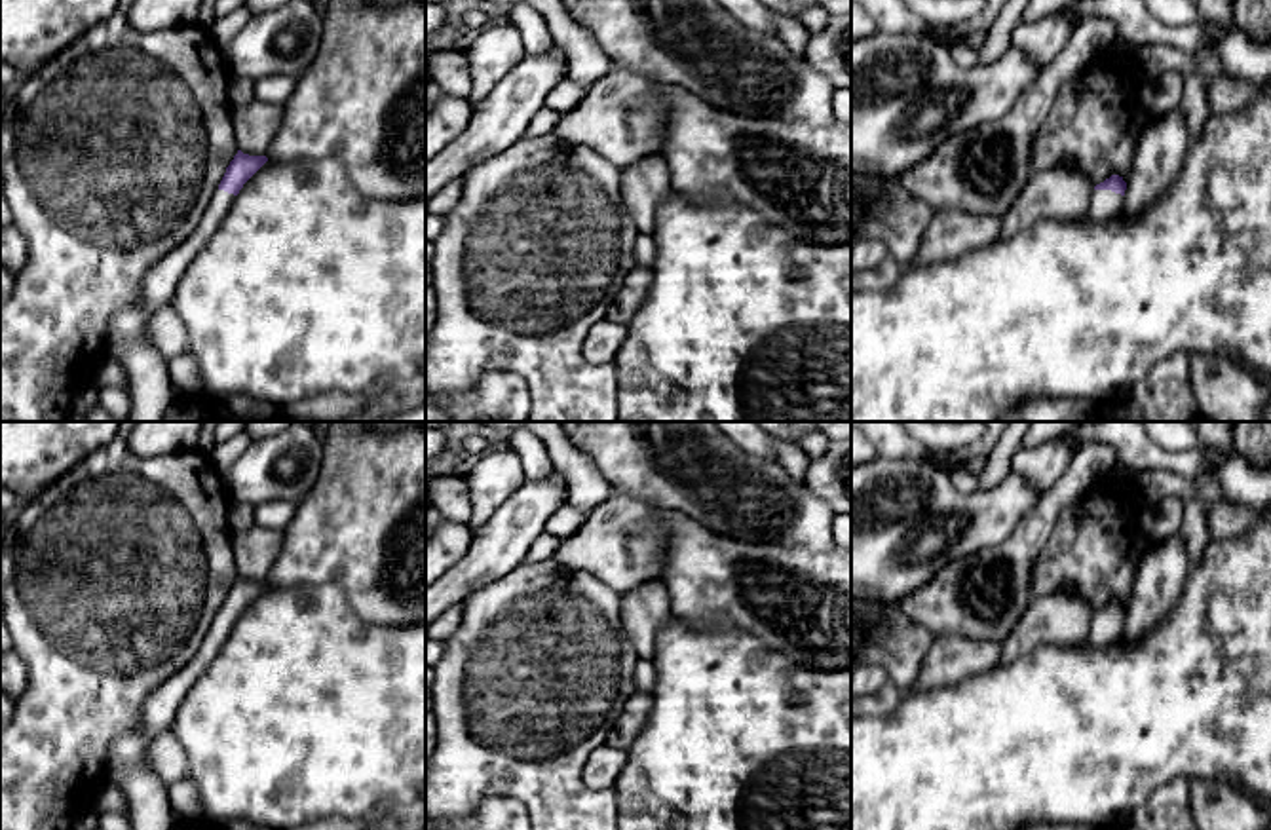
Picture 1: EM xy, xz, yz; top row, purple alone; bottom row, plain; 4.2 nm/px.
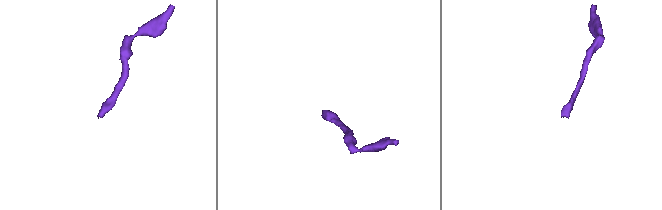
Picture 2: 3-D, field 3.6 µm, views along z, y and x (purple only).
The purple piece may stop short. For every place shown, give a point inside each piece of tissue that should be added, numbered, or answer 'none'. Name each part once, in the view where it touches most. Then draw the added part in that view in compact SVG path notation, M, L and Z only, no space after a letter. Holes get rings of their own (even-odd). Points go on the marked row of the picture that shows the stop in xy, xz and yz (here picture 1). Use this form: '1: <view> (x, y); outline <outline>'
1: yz (1104, 206); outline M1092 190L1087 218L1091 222L1110 222L1121 215L1123 196L1111 190Z

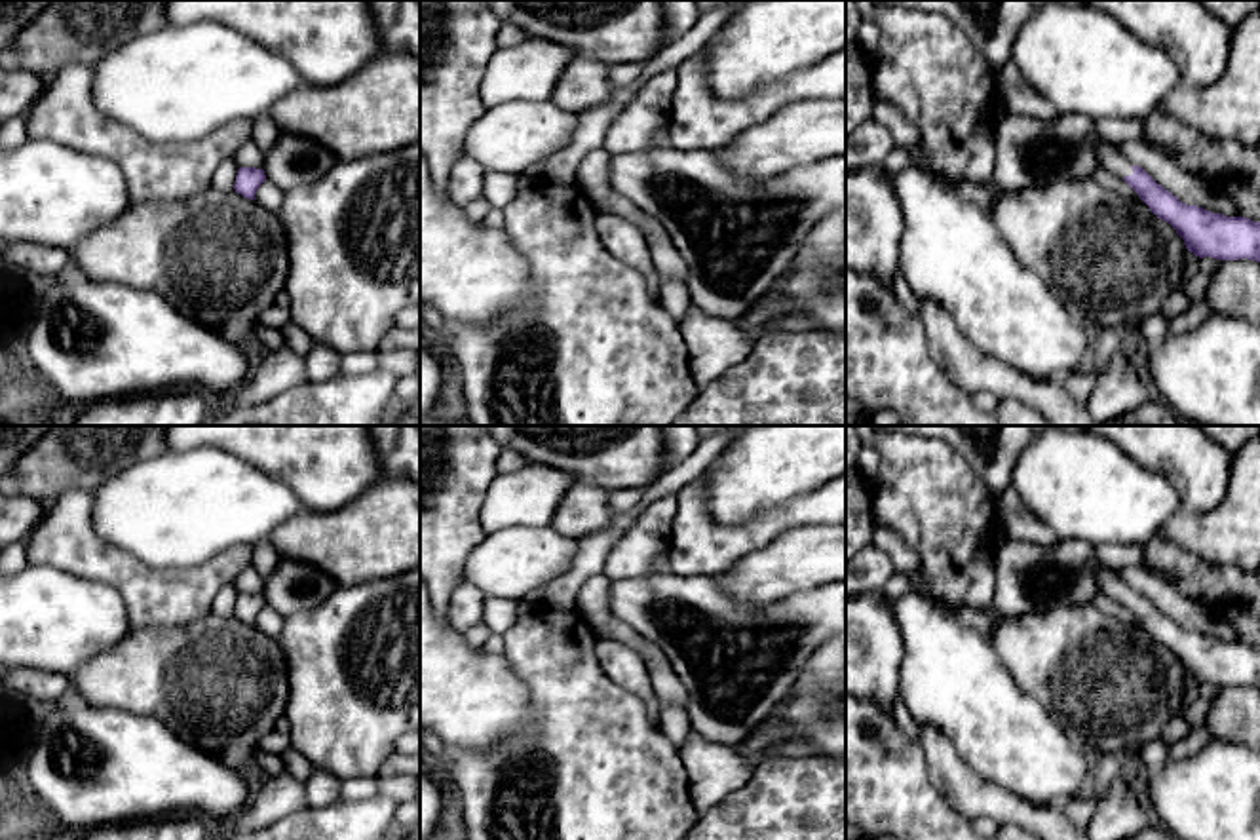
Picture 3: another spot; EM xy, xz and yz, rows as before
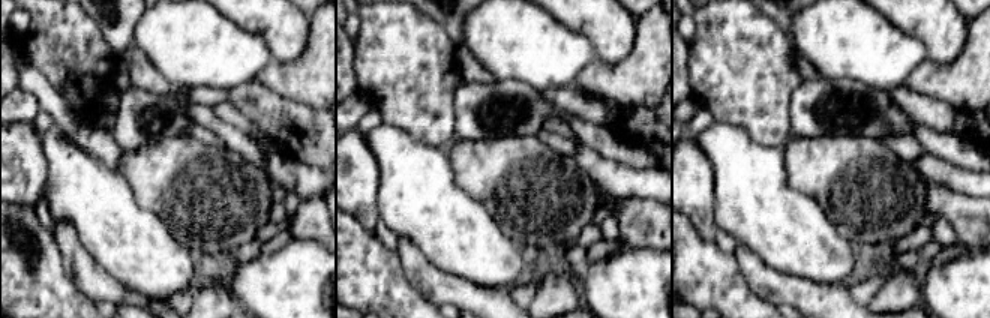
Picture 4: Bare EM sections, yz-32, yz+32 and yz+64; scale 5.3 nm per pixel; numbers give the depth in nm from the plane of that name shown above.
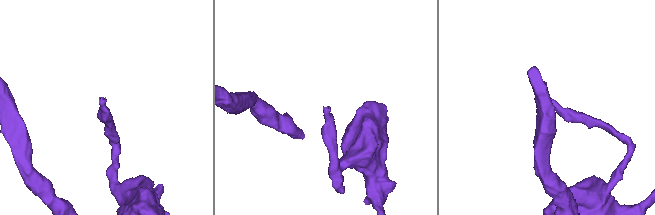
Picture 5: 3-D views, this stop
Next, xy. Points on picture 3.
none

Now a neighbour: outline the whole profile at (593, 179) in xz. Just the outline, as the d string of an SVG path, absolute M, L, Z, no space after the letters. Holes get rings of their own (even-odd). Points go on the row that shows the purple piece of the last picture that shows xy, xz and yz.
M604 148L587 152L578 167L576 184L599 211L623 217L639 226L642 222L642 211L618 194L610 184L610 158L612 154Z

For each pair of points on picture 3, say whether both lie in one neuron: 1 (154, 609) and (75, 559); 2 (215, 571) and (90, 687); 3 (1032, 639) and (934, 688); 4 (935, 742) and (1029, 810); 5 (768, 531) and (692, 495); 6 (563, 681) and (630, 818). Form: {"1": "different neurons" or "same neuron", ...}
{"1": "same neuron", "2": "different neurons", "3": "different neurons", "4": "same neuron", "5": "same neuron", "6": "same neuron"}

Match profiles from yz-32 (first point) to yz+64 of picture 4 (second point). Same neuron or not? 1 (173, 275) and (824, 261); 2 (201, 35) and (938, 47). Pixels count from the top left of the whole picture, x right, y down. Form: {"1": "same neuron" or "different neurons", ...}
{"1": "same neuron", "2": "different neurons"}

